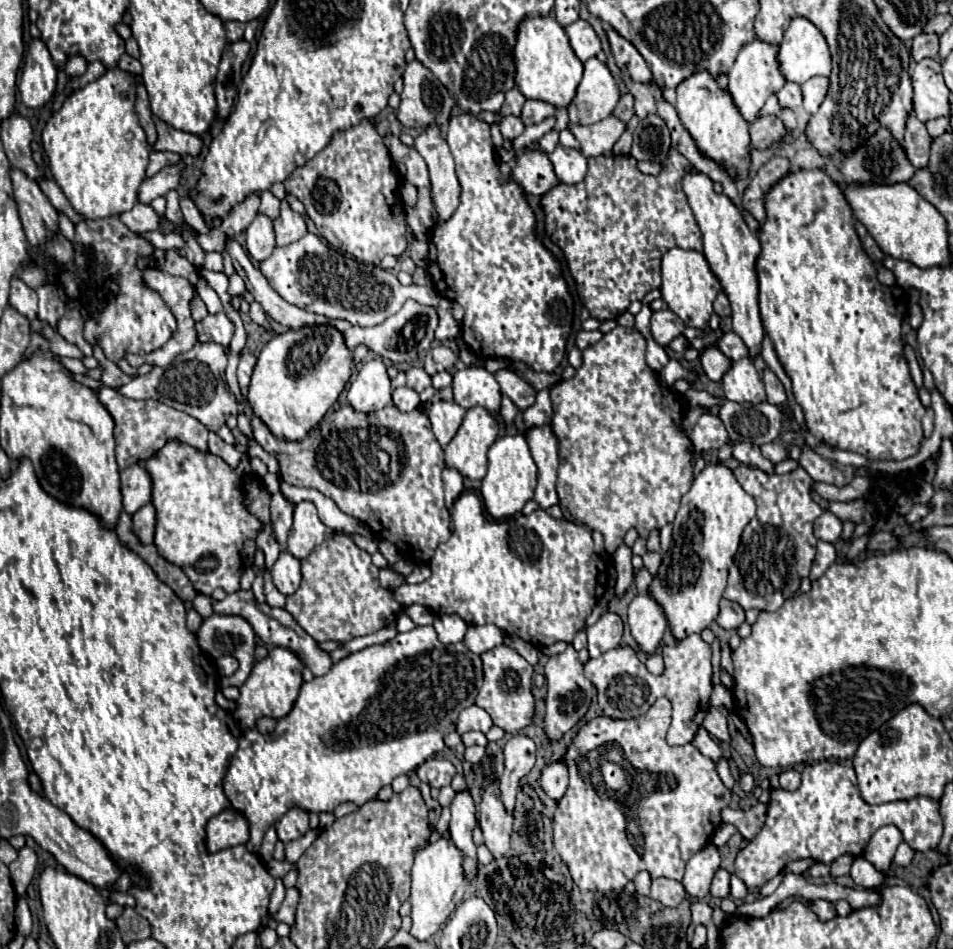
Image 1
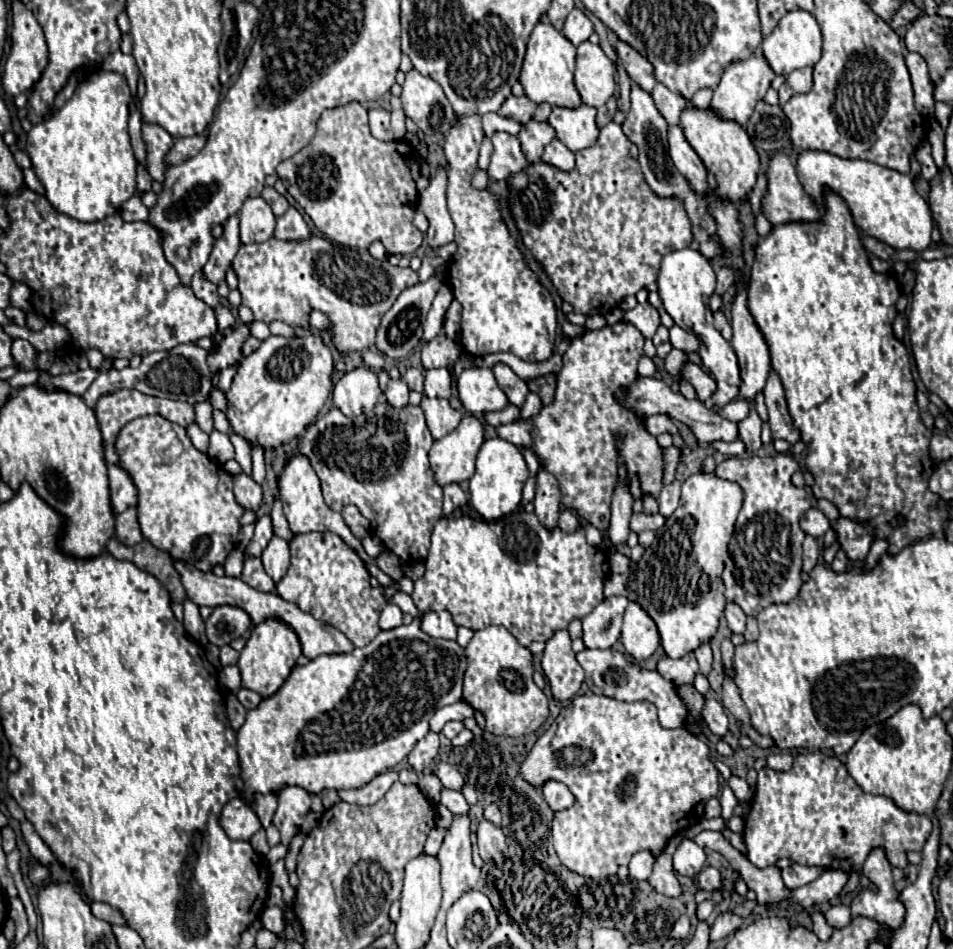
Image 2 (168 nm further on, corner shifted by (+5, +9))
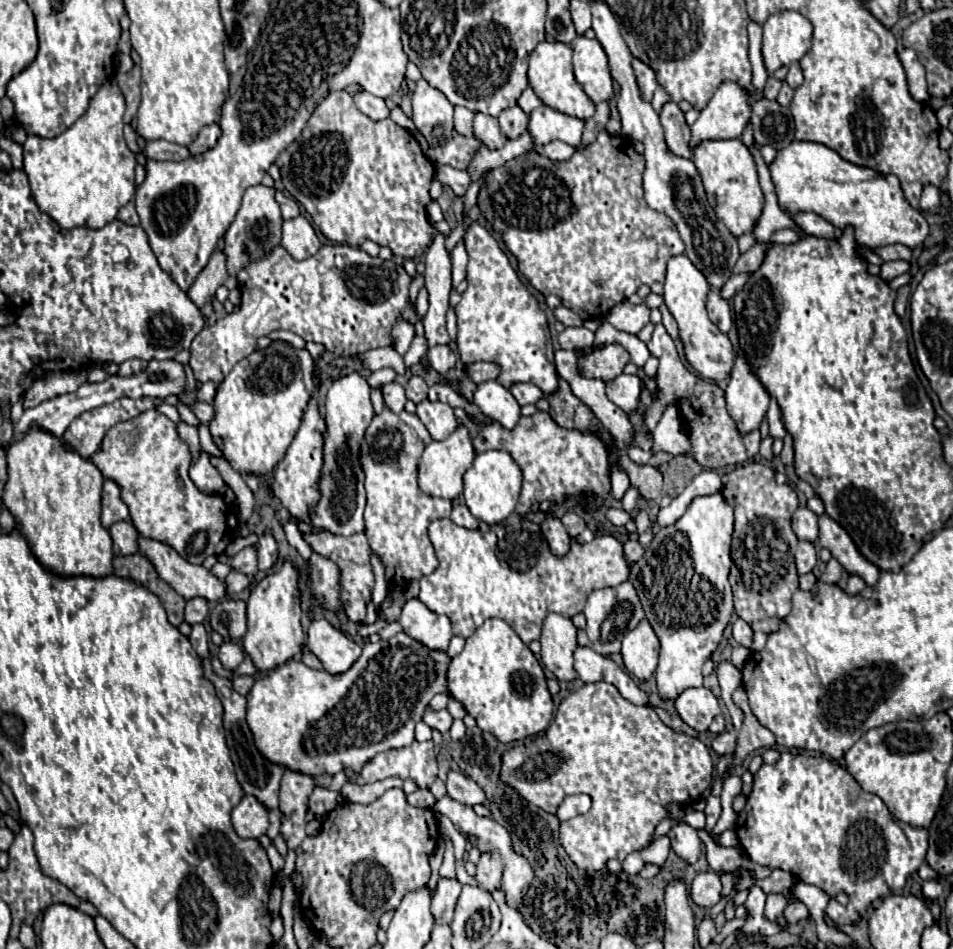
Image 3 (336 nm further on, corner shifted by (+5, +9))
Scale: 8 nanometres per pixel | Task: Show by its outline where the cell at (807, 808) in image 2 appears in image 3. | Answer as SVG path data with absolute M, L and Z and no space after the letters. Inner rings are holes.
M782 752L780 762L776 764L762 764L754 774L754 788L744 810L738 814L736 826L740 846L752 862L770 868L778 866L798 876L802 882L828 890L832 896L846 892L846 904L832 900L826 908L826 914L836 924L858 920L860 912L864 912L870 902L900 890L920 868L928 848L928 828L912 828L894 818L886 804L878 796L864 792L846 768L824 756L802 756L790 752Z

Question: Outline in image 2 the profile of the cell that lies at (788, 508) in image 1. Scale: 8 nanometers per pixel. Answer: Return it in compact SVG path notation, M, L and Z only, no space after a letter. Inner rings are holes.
M776 454L776 456L746 456L746 458L726 458L716 466L716 476L736 482L744 492L742 510L736 520L736 530L730 542L730 556L740 570L738 586L726 586L726 600L736 602L746 616L758 616L760 610L764 610L770 604L786 604L796 598L800 586L802 586L802 542L804 532L798 526L800 516L812 506L812 498L804 488L796 488L790 482L790 476L798 470L798 462L792 458L792 454Z

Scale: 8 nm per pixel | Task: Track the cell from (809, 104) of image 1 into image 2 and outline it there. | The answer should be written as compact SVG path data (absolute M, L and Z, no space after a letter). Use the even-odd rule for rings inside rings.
M806 66L806 68L800 68L800 70L794 70L790 74L790 78L786 80L794 92L802 94L802 92L808 92L812 88L812 68Z

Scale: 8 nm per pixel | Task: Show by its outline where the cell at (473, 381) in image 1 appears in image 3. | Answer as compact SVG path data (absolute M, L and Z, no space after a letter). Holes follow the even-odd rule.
M488 380L476 386L474 404L494 422L500 422L504 428L514 428L520 418L520 404L510 394L508 388L496 380Z

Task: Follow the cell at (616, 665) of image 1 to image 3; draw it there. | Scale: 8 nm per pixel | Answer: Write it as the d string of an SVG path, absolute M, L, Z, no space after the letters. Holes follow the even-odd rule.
M576 648L574 668L578 678L586 684L590 682L608 682L618 688L618 692L632 704L648 704L648 692L642 690L612 658L596 654L592 648Z

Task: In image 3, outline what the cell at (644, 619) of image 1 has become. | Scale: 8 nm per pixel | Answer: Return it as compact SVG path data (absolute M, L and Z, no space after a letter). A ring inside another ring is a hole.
M644 618L634 630L630 630L622 640L622 658L624 666L640 680L646 680L654 674L658 664L660 642L650 622Z

